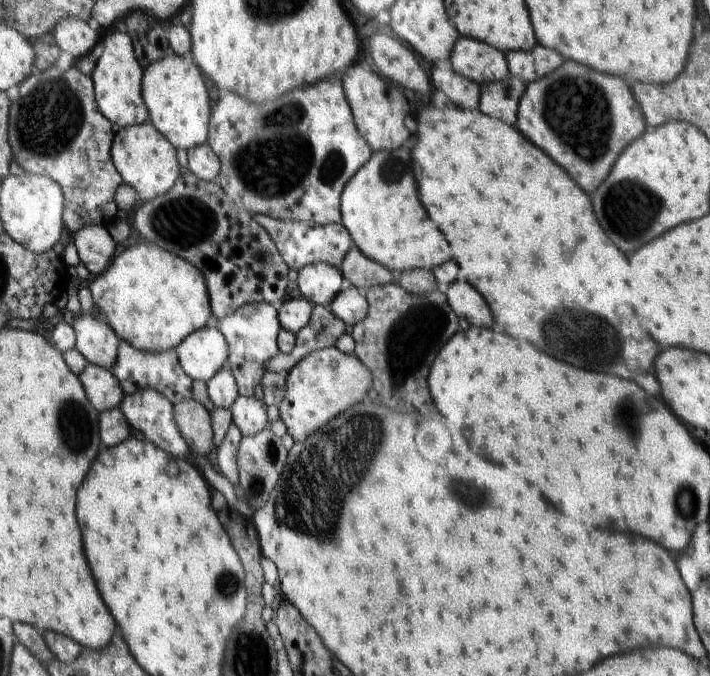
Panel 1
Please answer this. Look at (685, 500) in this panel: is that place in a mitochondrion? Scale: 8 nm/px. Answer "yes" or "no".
yes

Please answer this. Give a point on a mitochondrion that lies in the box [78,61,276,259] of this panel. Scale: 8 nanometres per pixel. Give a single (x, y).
(179, 220)

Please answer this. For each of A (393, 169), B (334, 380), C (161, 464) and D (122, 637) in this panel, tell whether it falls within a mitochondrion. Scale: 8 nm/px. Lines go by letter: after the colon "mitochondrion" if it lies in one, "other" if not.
A: mitochondrion
B: other
C: other
D: other

